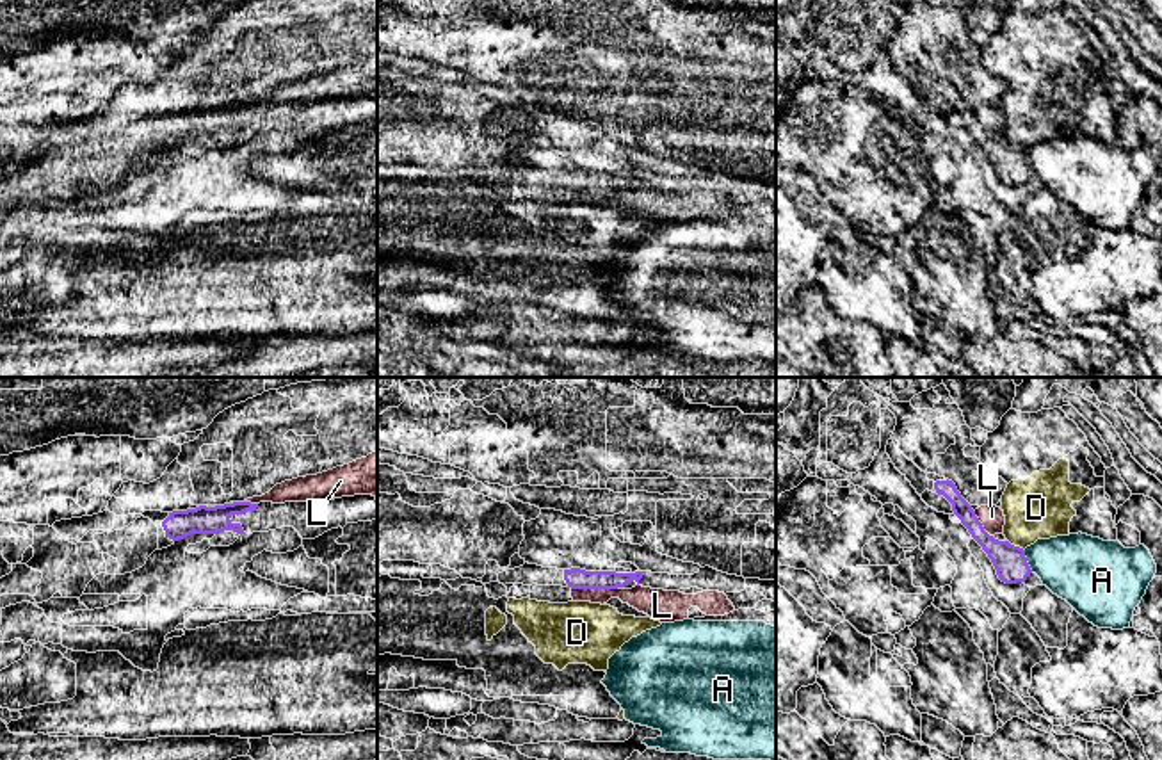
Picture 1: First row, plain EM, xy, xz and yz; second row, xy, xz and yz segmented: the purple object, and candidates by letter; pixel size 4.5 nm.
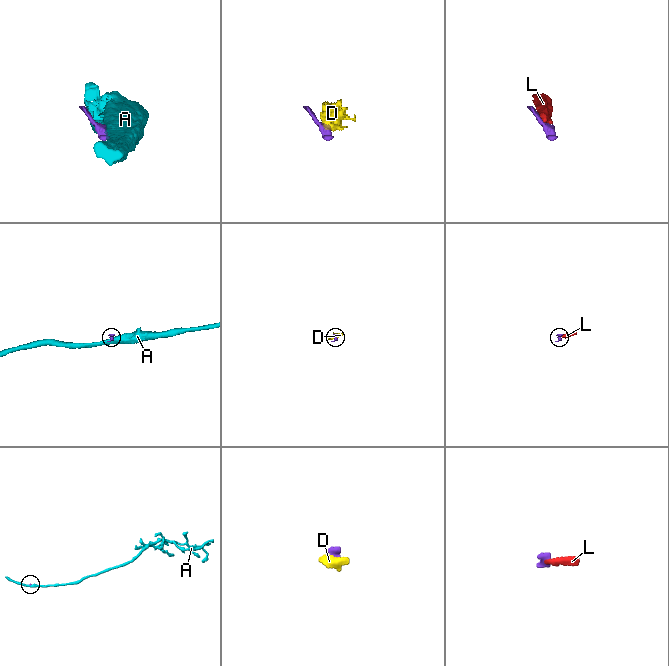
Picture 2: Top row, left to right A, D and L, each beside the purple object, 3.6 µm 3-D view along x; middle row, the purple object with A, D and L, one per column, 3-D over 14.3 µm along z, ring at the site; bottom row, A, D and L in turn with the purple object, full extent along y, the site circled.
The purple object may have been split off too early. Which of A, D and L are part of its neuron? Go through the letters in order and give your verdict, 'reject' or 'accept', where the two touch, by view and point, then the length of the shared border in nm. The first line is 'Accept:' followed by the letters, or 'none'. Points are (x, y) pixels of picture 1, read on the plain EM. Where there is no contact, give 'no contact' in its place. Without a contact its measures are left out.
Accept: L
A: reject | yz (1025, 162) | 110 nm
D: reject | yz (1016, 148) | 90 nm
L: accept | xz (595, 189) | 220 nm

